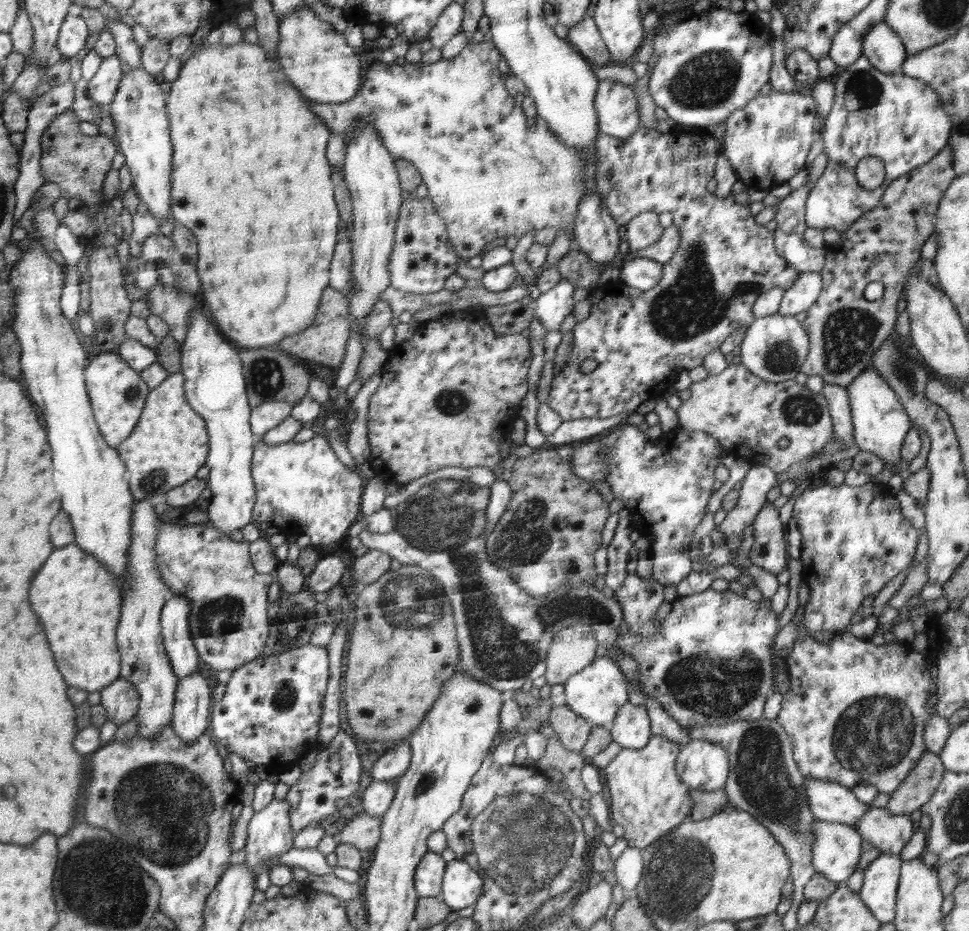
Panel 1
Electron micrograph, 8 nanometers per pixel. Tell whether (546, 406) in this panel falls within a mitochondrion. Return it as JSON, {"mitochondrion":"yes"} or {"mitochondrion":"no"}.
{"mitochondrion":"no"}

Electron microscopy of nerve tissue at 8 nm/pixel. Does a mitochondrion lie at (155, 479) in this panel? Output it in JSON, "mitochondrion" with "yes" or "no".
{"mitochondrion":"yes"}

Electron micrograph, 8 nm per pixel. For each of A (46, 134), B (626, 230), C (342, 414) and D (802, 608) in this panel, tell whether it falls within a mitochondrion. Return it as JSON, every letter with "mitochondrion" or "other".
{"A":"other","B":"other","C":"other","D":"other"}

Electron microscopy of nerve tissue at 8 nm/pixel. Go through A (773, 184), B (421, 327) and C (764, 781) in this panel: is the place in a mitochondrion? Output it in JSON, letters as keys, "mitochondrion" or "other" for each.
{"A":"other","B":"other","C":"mitochondrion"}

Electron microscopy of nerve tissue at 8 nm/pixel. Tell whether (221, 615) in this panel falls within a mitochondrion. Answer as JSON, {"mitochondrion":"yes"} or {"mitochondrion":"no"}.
{"mitochondrion":"yes"}

